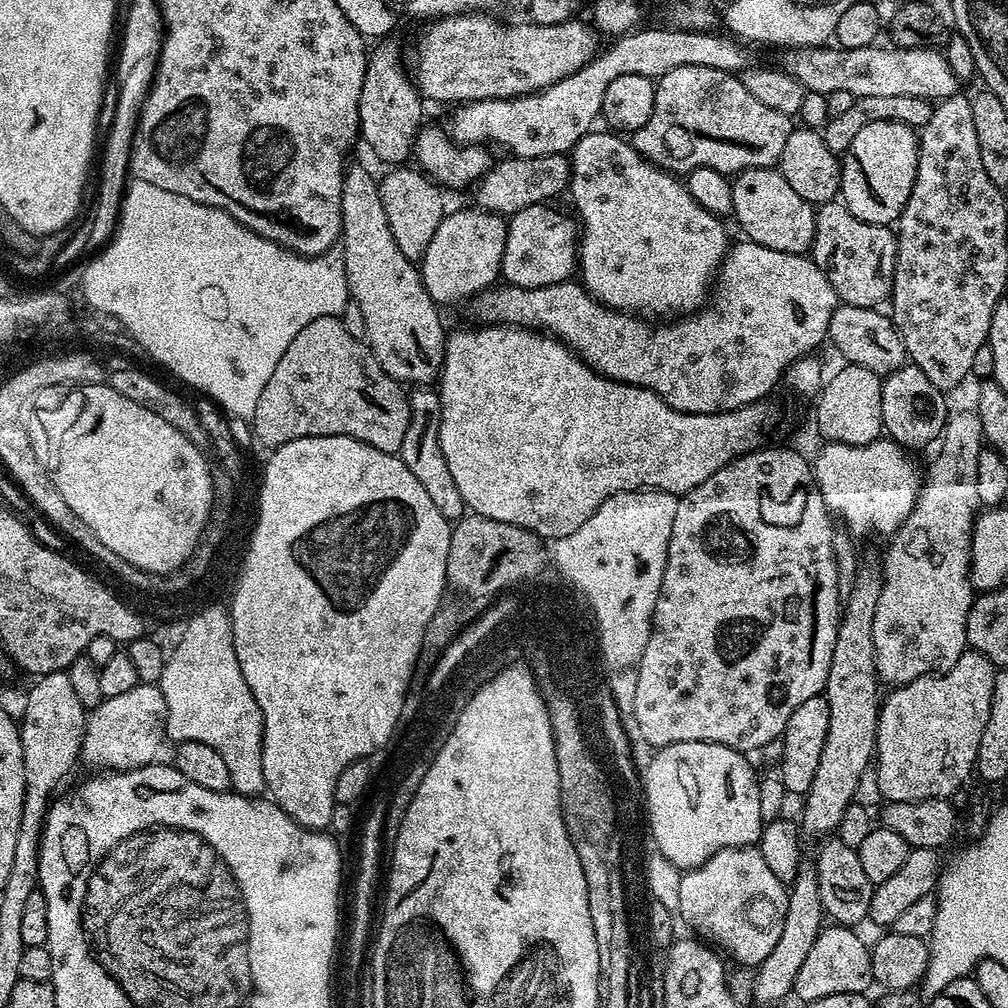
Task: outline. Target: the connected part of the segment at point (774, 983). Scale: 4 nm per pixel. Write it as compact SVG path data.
M802 866L788 888L786 922L782 922L782 935L774 945L774 950L770 950L770 958L766 958L756 968L753 998L757 1005L776 1004L790 996L796 987L798 970L802 970L802 962L806 962L806 954L810 954L810 946L814 946L820 936L825 920L816 869L812 866Z

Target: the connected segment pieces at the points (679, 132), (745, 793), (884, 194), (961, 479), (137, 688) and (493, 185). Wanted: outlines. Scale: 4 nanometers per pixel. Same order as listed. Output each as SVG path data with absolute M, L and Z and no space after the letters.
M678 66L678 70L670 70L665 76L659 77L655 81L655 85L654 111L650 113L650 119L647 120L646 126L642 126L630 136L630 143L634 146L634 150L638 150L638 154L642 154L644 160L649 160L654 166L665 168L673 174L687 174L696 168L709 168L725 174L735 174L747 168L771 168L778 164L782 148L786 145L786 140L794 129L793 117L778 114L778 110L770 110L770 106L758 102L758 98L754 98L754 94L750 94L750 90L746 90L746 86L742 86L739 75L722 70L710 70L710 66Z
M695 740L667 744L651 754L652 761L642 772L642 800L646 805L646 824L649 829L652 827L652 840L659 855L670 858L676 868L687 870L702 866L722 850L746 848L759 841L766 821L759 812L758 775L745 753L721 744Z
M897 120L870 122L858 130L854 142L843 153L839 195L842 202L862 222L895 225L910 198L918 170L920 142L909 124Z
M971 407L964 408L961 412L956 410L949 411L948 421L944 423L944 431L938 441L940 449L936 452L936 457L932 460L932 465L925 471L922 476L920 485L920 493L916 496L916 505L914 510L910 510L907 518L900 523L900 529L891 533L888 549L884 552L884 560L882 559L882 594L878 594L878 610L874 610L874 654L876 655L876 674L881 681L884 680L888 686L899 686L909 684L923 676L939 674L950 670L950 666L954 666L954 662L958 662L958 658L968 648L968 639L966 638L966 618L972 609L972 601L974 599L974 589L972 586L972 532L976 529L976 518L981 511L982 505L978 498L978 454L982 445L985 443L984 431L982 430L982 422L980 415Z
M137 683L126 694L105 696L97 708L87 713L84 726L84 741L80 747L83 763L88 763L92 770L110 772L128 772L132 768L141 768L153 763L160 752L160 747L166 744L164 727L166 726L166 698L159 686Z
M542 154L542 158L522 158L509 155L508 160L497 159L488 173L475 185L475 207L495 212L505 218L526 206L548 204L555 196L569 191L572 182L572 161L565 154Z

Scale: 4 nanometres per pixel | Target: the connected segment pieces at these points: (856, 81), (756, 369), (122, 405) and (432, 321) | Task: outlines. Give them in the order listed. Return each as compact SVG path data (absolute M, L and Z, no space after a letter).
M821 46L788 50L784 52L782 67L794 78L798 78L800 85L810 92L827 94L834 90L847 90L858 98L913 96L929 102L939 102L957 95L958 81L943 51L935 48L880 47Z
M744 238L741 244L733 243L727 254L724 256L723 262L720 264L720 271L714 277L714 287L710 292L710 299L705 303L704 307L691 313L685 314L679 318L673 319L671 322L653 322L648 318L641 318L636 314L627 312L615 312L612 308L607 308L605 304L596 301L583 284L575 279L563 280L554 286L538 286L537 288L514 288L511 286L493 286L485 289L484 292L477 293L470 301L472 312L477 316L481 325L486 324L511 324L518 328L531 328L548 333L555 336L557 340L563 342L568 348L572 349L580 359L586 361L589 366L596 372L600 372L603 376L609 376L612 380L617 380L623 384L633 384L639 388L650 390L654 394L658 394L658 398L662 398L662 402L666 402L670 406L674 406L674 410L682 410L690 414L714 414L715 412L733 412L735 408L745 408L748 404L755 404L765 399L764 395L771 390L777 383L783 381L784 374L788 367L796 360L815 353L816 347L820 343L828 340L828 326L833 311L835 311L838 301L834 286L830 286L830 282L826 278L826 274L822 274L822 270L818 270L818 266L811 258L804 254L790 254L782 250L770 250L766 246L762 246L758 242Z
M108 382L103 384L82 384L74 392L65 391L60 401L53 408L48 408L40 416L40 428L44 431L44 440L48 443L47 463L50 465L50 475L58 494L66 498L66 506L90 526L94 538L102 542L102 546L114 550L118 558L124 558L126 562L132 563L134 568L139 568L141 572L153 574L171 574L183 568L188 561L186 553L195 548L201 547L204 530L210 523L210 517L214 512L214 485L212 486L212 472L208 469L205 453L198 451L194 443L182 434L181 430L176 430L174 426L165 419L160 418L151 410L146 410L135 402L130 402L129 398L124 398L118 394L117 390L111 388Z
M349 163L344 169L340 234L348 294L351 303L362 310L362 319L366 321L368 349L372 351L382 370L386 370L390 378L399 380L401 385L431 385L439 377L440 368L444 365L446 327L440 321L441 309L430 298L424 280L420 277L419 267L408 260L402 250L398 250L398 242L394 242L394 234L390 234L390 222L386 222L386 210L382 207L377 177L372 177L360 164Z

